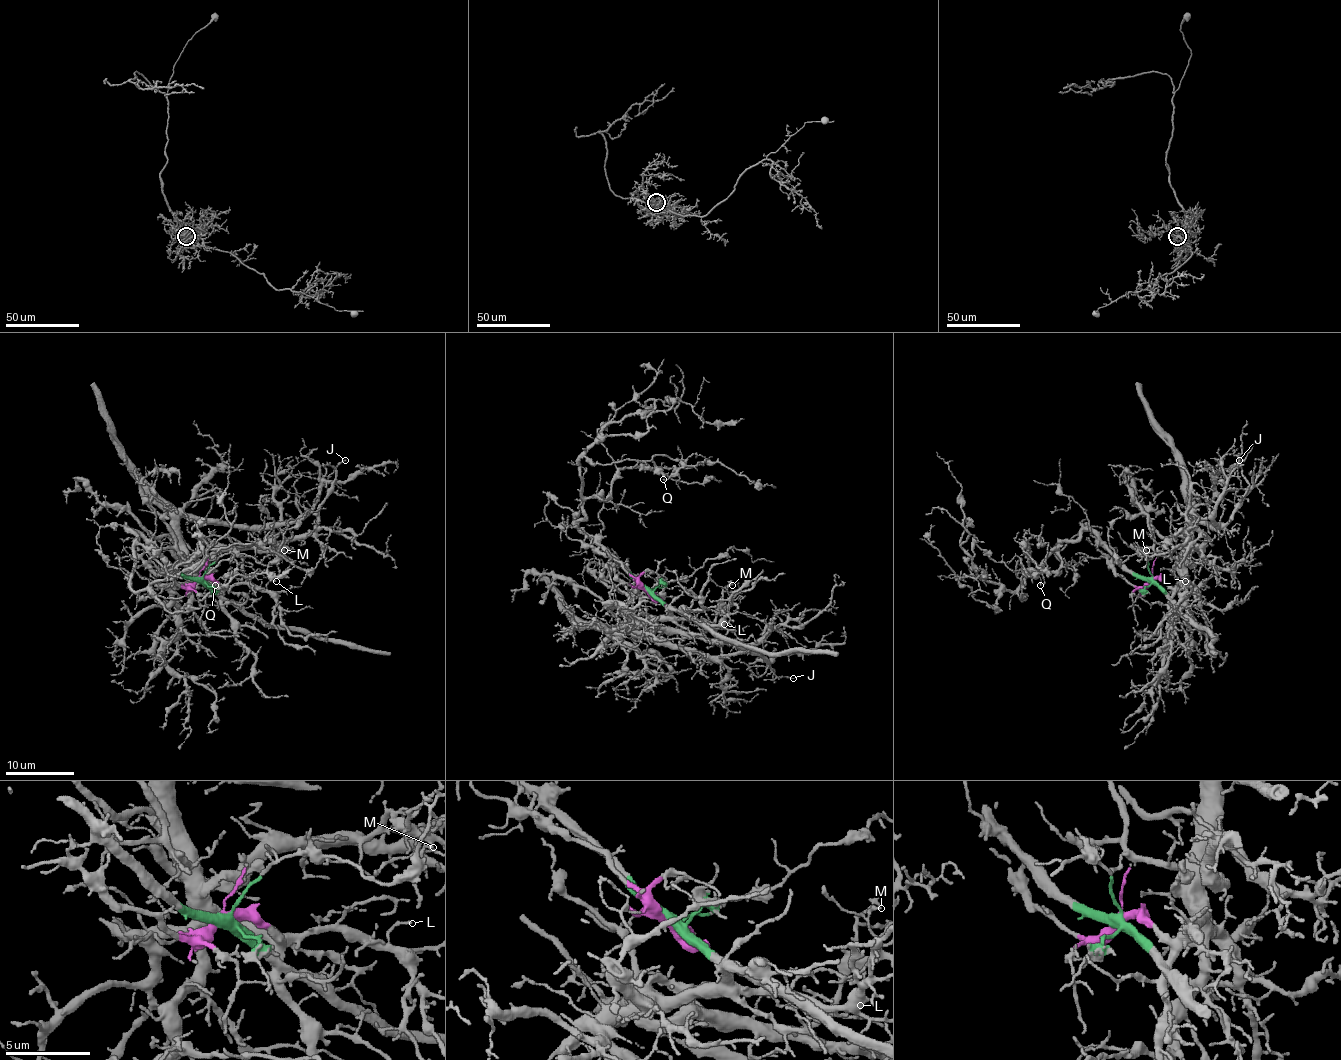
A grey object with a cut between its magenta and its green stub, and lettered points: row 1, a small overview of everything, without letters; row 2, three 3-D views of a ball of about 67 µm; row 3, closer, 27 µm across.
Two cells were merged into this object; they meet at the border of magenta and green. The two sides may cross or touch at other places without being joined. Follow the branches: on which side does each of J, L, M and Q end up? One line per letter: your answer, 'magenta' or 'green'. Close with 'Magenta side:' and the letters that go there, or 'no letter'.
J: magenta
L: magenta
M: magenta
Q: green
Magenta side: J, L, M

